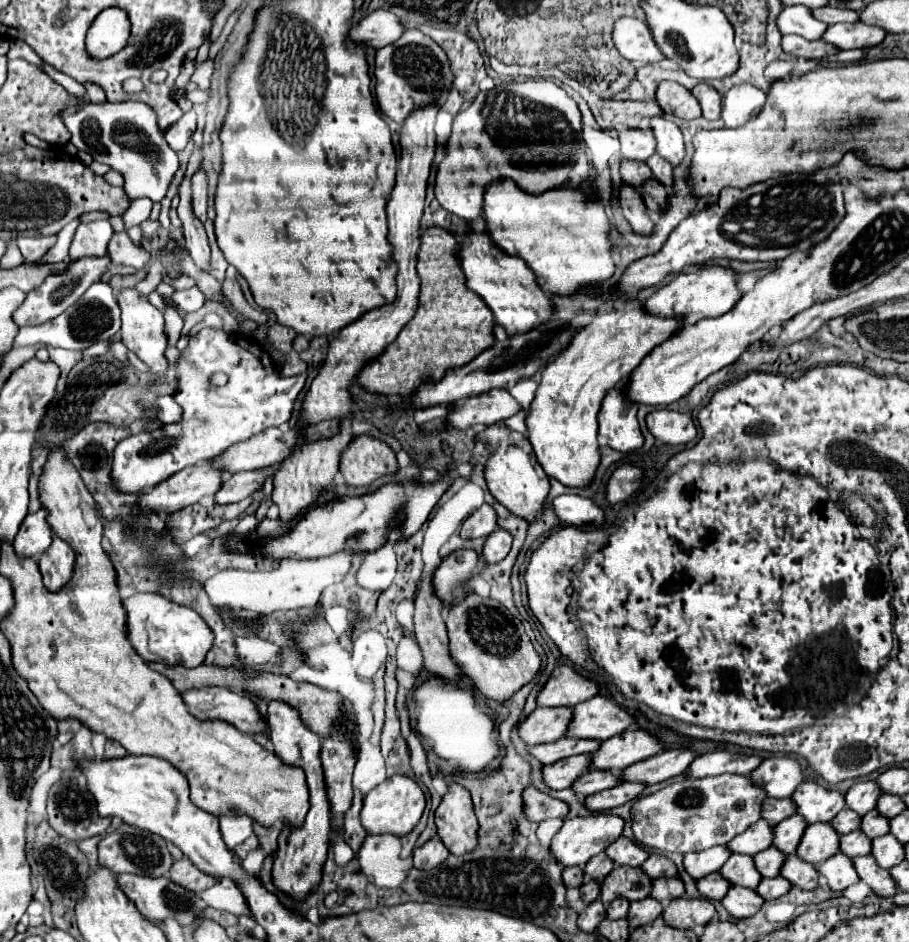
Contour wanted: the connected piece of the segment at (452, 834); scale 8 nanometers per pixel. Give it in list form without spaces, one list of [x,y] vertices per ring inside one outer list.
[[[449,784],[435,810],[437,834],[451,854],[471,852],[477,844],[477,818],[469,792],[461,784]]]

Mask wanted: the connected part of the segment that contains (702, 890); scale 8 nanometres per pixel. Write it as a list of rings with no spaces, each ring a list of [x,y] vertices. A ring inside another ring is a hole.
[[[713,872],[701,880],[697,880],[697,890],[707,900],[721,900],[727,894],[729,882],[721,878],[719,872]]]

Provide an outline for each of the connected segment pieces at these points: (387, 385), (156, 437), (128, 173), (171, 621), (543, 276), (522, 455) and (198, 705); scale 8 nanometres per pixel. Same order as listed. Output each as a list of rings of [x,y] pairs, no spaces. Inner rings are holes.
[[[433,226],[421,234],[417,276],[421,280],[421,294],[413,320],[405,324],[385,352],[373,358],[373,362],[367,362],[355,378],[355,382],[367,392],[409,396],[423,382],[441,380],[449,368],[471,362],[495,342],[493,312],[465,286],[465,276],[457,262],[457,238],[453,232]]]
[[[203,328],[197,334],[193,334],[189,338],[187,348],[181,352],[177,360],[177,372],[179,376],[177,376],[177,390],[173,394],[173,400],[183,408],[183,418],[177,424],[163,424],[155,432],[141,432],[141,434],[129,436],[115,448],[111,480],[119,492],[139,492],[143,488],[157,486],[161,484],[161,480],[167,480],[169,476],[173,476],[173,472],[179,472],[181,468],[199,464],[201,460],[211,460],[215,456],[221,456],[231,444],[249,440],[251,436],[255,436],[257,432],[263,432],[265,428],[281,426],[289,422],[295,400],[307,380],[307,372],[297,376],[281,376],[277,372],[277,364],[273,362],[273,358],[267,358],[267,350],[255,338],[245,336],[241,332],[225,332],[223,328]],[[205,350],[209,350],[207,372],[205,372]],[[219,370],[225,372],[229,378],[225,386],[211,384],[211,374]]]
[[[135,100],[127,102],[103,102],[103,104],[79,104],[61,110],[61,120],[71,132],[71,144],[89,152],[97,162],[109,164],[125,178],[125,192],[129,198],[151,198],[161,202],[169,188],[169,182],[179,168],[177,154],[165,144],[161,130],[157,128],[153,110]]]
[[[137,592],[125,598],[123,606],[127,612],[129,640],[143,660],[185,668],[197,668],[205,662],[205,656],[213,646],[215,634],[197,612],[177,602],[171,602],[161,594],[147,592]]]
[[[501,180],[487,188],[485,192],[485,206],[483,218],[487,222],[487,232],[491,234],[493,242],[501,250],[511,256],[519,256],[525,264],[535,272],[539,286],[549,294],[573,294],[579,290],[593,288],[595,282],[607,280],[615,272],[615,264],[611,258],[611,242],[609,242],[609,224],[603,206],[609,198],[591,200],[591,204],[573,204],[575,192],[569,186],[553,188],[543,194],[527,194],[515,186],[513,180]]]
[[[493,424],[477,434],[477,442],[481,442],[489,452],[485,464],[485,482],[493,498],[515,516],[533,522],[541,514],[545,496],[549,494],[549,478],[545,476],[541,464],[537,464],[529,440],[515,430],[509,430],[505,424]]]
[[[205,686],[181,692],[189,712],[199,720],[221,720],[233,724],[245,734],[269,732],[267,722],[259,716],[257,706],[239,692],[221,686]]]

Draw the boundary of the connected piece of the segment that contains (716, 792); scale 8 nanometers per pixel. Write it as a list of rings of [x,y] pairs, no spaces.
[[[713,776],[701,780],[681,780],[665,788],[639,796],[631,806],[631,830],[641,846],[661,852],[699,852],[713,846],[725,846],[733,836],[761,820],[763,788],[755,786],[749,776]]]

